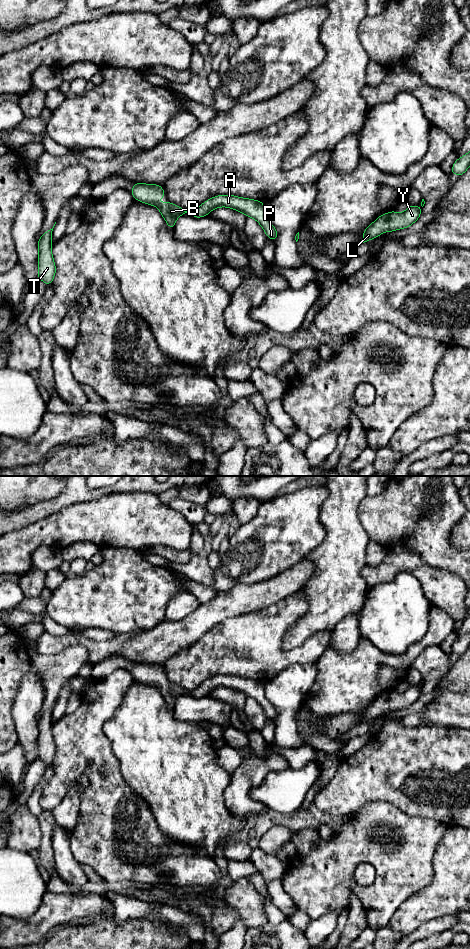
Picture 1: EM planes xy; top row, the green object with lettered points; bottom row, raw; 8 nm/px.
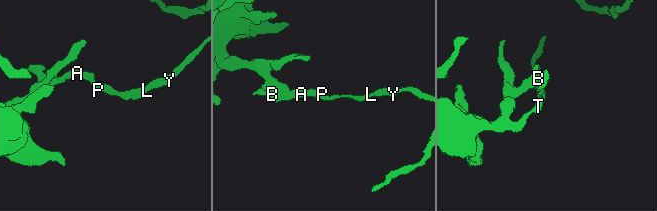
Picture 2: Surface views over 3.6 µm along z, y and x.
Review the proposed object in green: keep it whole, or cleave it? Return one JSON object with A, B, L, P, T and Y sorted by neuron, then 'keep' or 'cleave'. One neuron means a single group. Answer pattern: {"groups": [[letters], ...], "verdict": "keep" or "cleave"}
{"groups": [["A", "B", "L", "P", "T", "Y"]], "verdict": "keep"}

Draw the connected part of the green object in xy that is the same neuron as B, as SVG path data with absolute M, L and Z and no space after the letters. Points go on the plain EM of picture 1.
M135 663L131 670L131 674L135 680L157 687L168 707L171 709L174 708L178 697L185 693L188 693L195 698L201 698L208 695L213 689L227 687L255 699L261 705L269 719L274 721L278 717L275 707L265 696L264 683L259 680L241 678L233 675L218 675L208 679L198 688L188 692L169 681L159 684L157 679L166 676L160 665Z

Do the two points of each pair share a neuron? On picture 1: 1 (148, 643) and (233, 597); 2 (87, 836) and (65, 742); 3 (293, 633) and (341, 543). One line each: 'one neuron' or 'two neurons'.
1: one neuron
2: one neuron
3: one neuron

